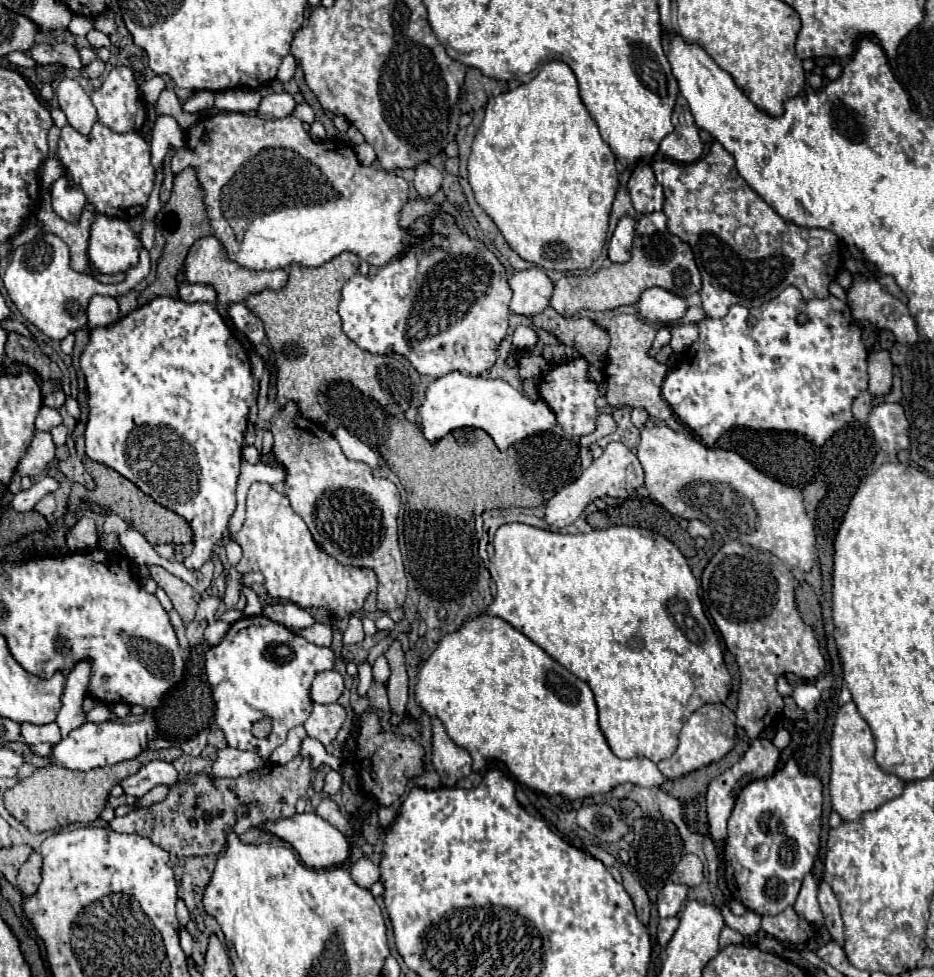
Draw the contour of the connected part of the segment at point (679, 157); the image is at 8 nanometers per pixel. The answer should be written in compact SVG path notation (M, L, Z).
M675 105L673 125L673 133L661 141L659 149L679 163L695 163L695 159L701 159L703 143L699 129L685 105Z

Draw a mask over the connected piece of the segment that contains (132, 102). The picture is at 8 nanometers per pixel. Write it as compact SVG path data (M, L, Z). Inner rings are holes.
M115 67L103 85L93 91L91 101L97 109L99 123L117 133L141 131L145 121L145 103L131 69Z

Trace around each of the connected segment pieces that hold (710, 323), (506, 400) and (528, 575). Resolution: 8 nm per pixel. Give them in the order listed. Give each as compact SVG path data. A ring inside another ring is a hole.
M787 287L775 299L771 299L769 303L763 303L761 307L747 309L747 307L741 307L741 305L733 305L729 309L729 313L721 319L703 319L699 323L699 339L689 347L683 363L665 377L661 393L663 393L665 401L673 407L673 411L679 415L679 419L687 427L691 427L707 447L715 445L715 441L731 427L751 427L751 429L761 429L761 431L793 431L793 433L799 433L799 435L807 437L809 441L813 441L815 445L821 447L837 429L841 429L843 425L849 425L853 421L851 403L861 391L867 389L867 381L869 381L869 377L867 377L867 347L861 339L861 327L859 327L859 323L855 323L847 303L839 301L833 295L829 295L825 299L805 301L801 297L799 289ZM797 313L807 313L811 321L805 323L805 325L797 325L797 319L795 319Z
M453 371L429 383L425 403L419 409L419 417L423 433L431 443L445 437L453 429L477 427L489 433L499 451L509 449L513 443L523 441L533 433L551 431L557 425L555 413L547 407L543 399L529 399L503 379L471 377L461 375L459 371Z
M509 523L505 527L499 527L493 540L495 557L493 565L497 573L491 573L497 585L497 595L487 613L497 615L511 623L515 629L519 629L523 635L527 635L533 643L537 643L543 651L547 651L555 661L559 661L567 671L571 671L581 681L589 683L597 709L599 709L599 727L611 747L611 751L621 759L631 757L647 757L653 763L659 763L663 759L669 759L677 749L677 735L687 721L687 717L697 711L699 707L707 703L723 703L731 691L731 675L725 667L723 649L720 638L717 639L713 625L709 619L703 619L703 605L697 595L697 581L685 561L685 557L679 553L679 549L667 541L661 535L655 535L647 529L639 527L609 527L609 529L595 529L591 533L559 533L559 531L547 531L539 527L531 527L525 523Z

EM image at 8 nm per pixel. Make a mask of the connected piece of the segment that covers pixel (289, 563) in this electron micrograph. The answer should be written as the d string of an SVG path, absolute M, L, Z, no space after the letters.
M253 483L247 493L247 517L239 533L235 533L235 541L243 549L243 557L237 565L237 569L245 575L249 571L261 571L265 575L265 587L269 595L273 595L279 601L291 601L301 607L325 607L337 617L345 617L357 609L363 607L365 597L377 589L375 573L369 569L355 569L355 567L343 567L341 563L335 563L329 555L323 555L319 551L317 543L311 539L311 533L307 531L307 525L303 519L291 509L289 499L277 491L271 489L267 483Z

